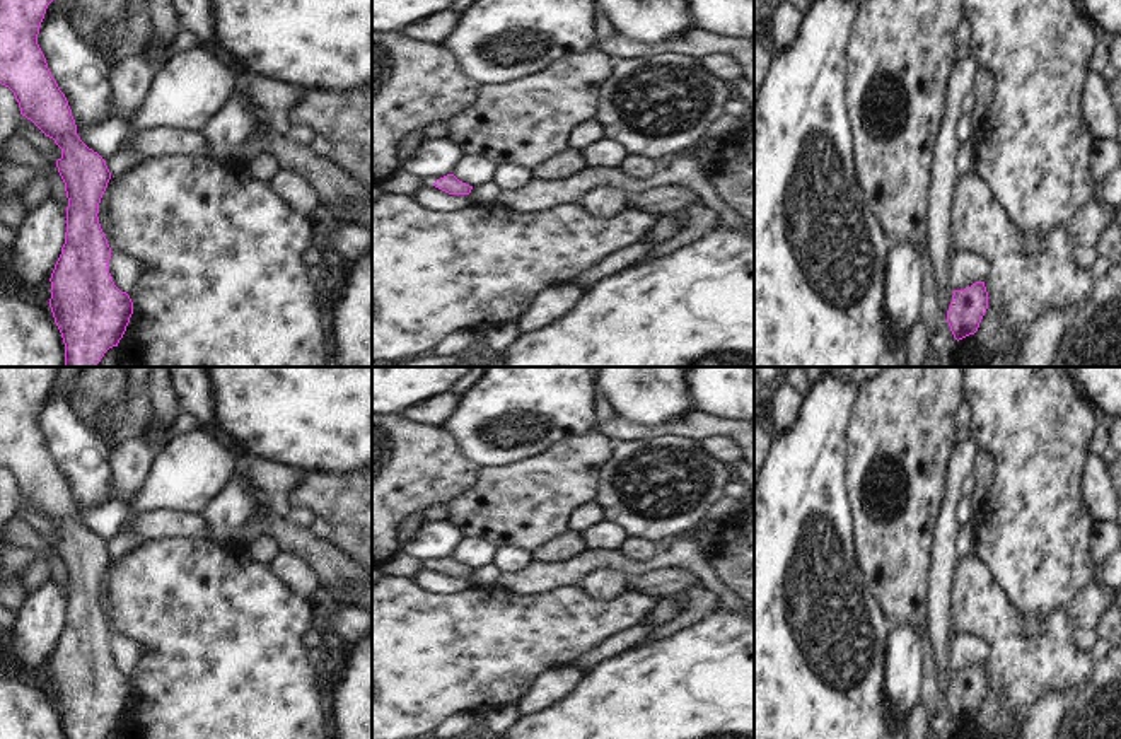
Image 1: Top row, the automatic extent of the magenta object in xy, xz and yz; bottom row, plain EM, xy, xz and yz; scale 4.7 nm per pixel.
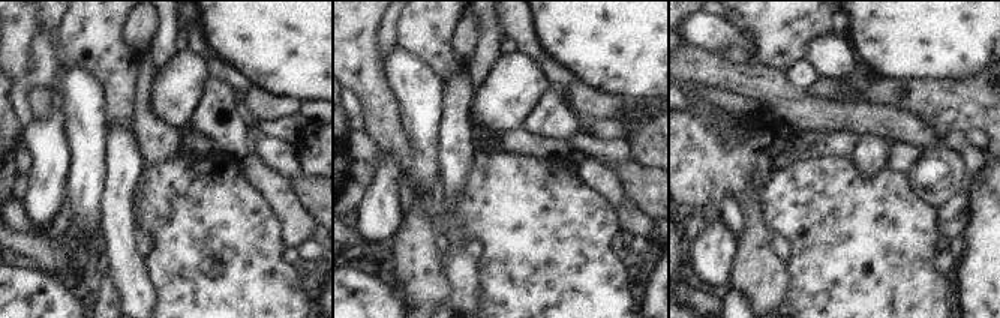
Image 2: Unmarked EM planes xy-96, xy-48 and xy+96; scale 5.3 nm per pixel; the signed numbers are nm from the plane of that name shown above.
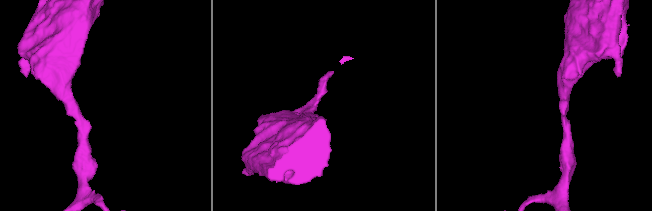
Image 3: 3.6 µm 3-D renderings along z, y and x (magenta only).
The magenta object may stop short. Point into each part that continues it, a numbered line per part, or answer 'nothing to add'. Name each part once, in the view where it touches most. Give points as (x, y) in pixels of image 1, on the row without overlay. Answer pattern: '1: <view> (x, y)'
nothing to add

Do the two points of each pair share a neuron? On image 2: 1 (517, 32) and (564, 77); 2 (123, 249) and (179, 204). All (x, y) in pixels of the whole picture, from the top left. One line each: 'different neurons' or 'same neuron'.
1: same neuron
2: different neurons

